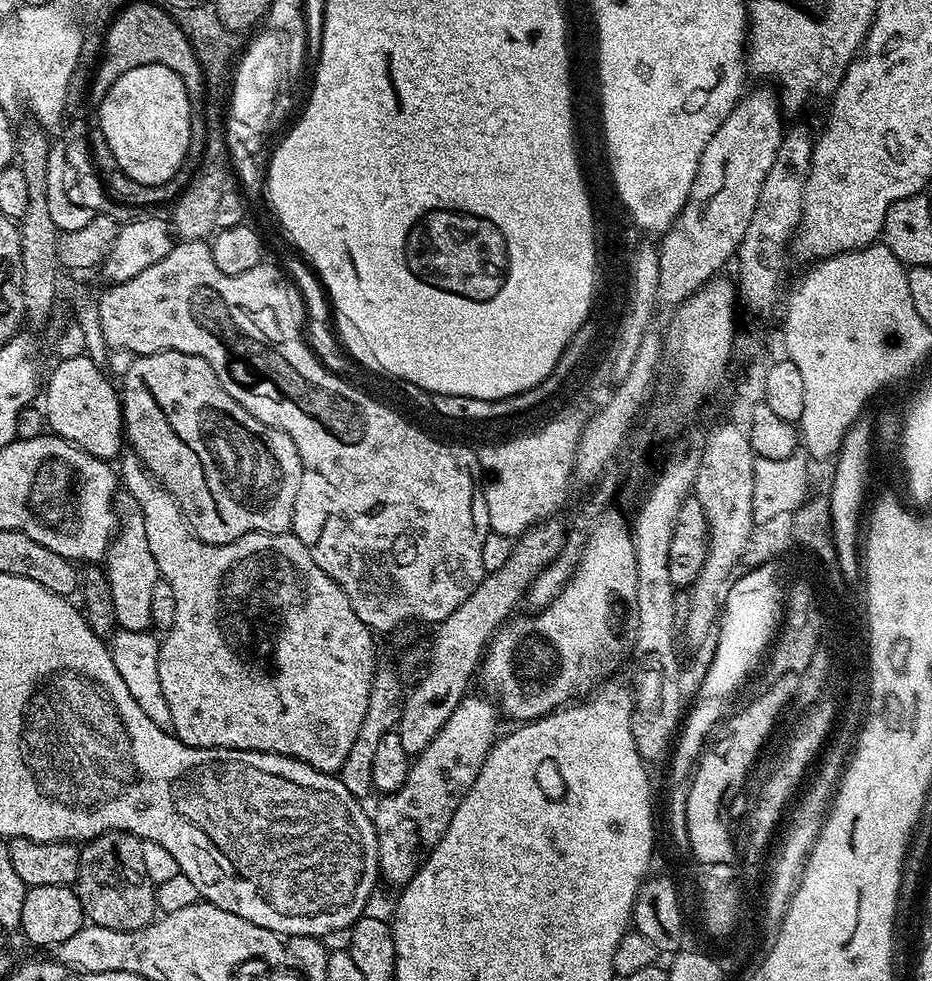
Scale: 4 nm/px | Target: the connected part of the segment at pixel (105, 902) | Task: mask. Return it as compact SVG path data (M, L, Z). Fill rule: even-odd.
M110 831L103 832L101 836L95 836L80 848L78 878L74 887L77 898L82 902L84 915L91 923L110 930L133 932L134 930L142 930L157 919L157 885L153 884L146 874L145 859L142 858L142 844L143 840L134 834Z

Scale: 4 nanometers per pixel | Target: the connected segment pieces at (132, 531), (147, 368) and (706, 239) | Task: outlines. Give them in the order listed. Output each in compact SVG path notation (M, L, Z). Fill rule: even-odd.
M124 494L115 501L115 506L118 513L118 531L108 548L106 571L116 622L126 631L147 632L152 628L150 602L154 586L160 580L160 571L146 542L146 522L142 518L138 502L134 502L132 496Z
M181 352L137 356L122 381L124 388L122 384L119 393L127 443L149 474L176 499L185 522L199 540L229 544L251 532L292 531L294 498L298 498L304 473L298 446L290 434L266 426L230 398L206 358Z
M760 87L764 88L745 91L734 110L730 110L726 122L718 126L714 138L706 142L686 206L682 206L678 218L659 237L660 276L656 302L661 309L675 308L693 296L707 280L713 279L719 273L716 271L737 255L746 236L762 184L774 166L786 131L786 121L780 117L779 95L771 87Z

